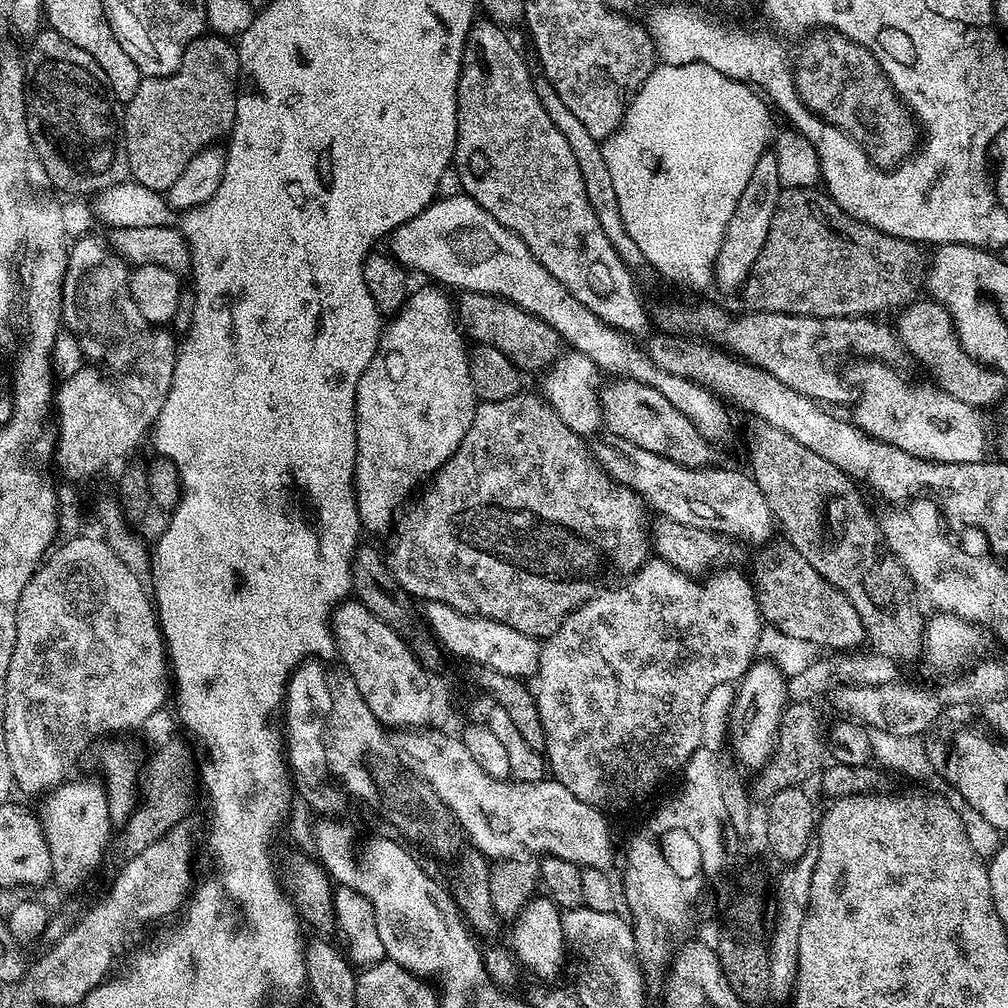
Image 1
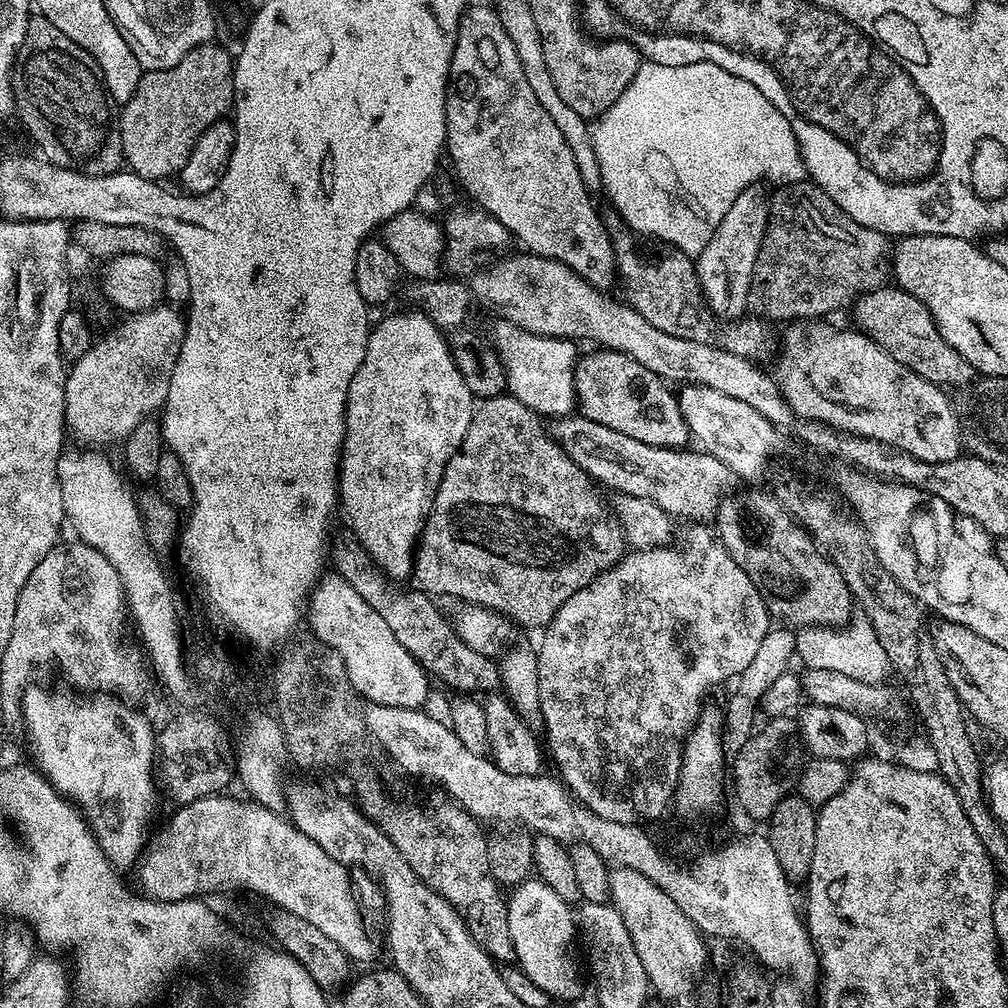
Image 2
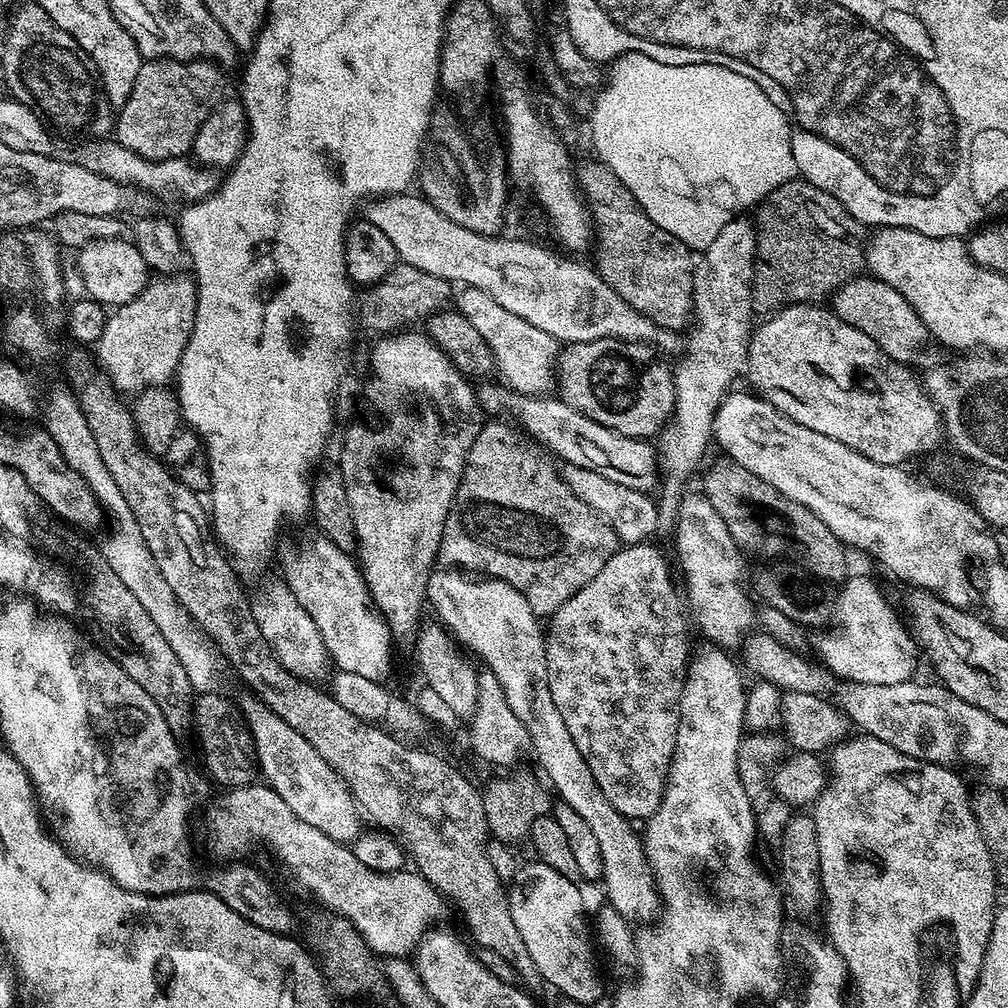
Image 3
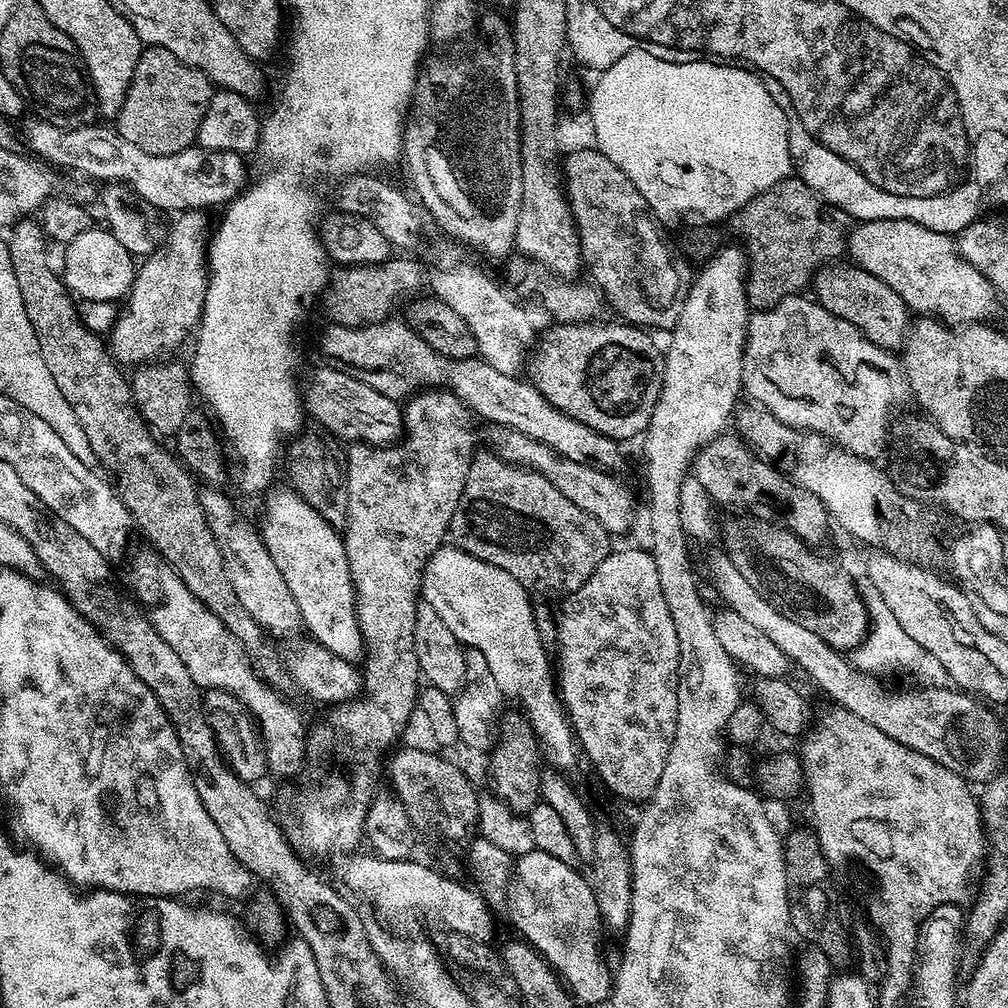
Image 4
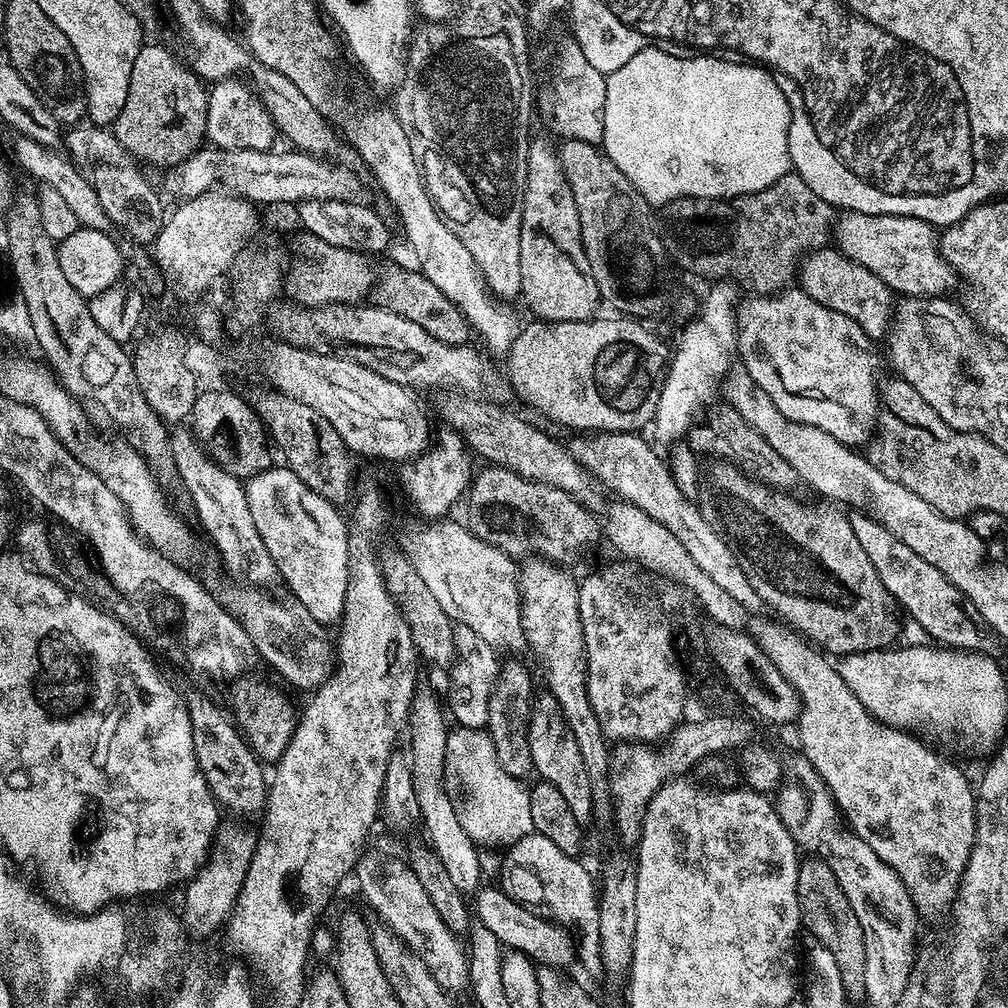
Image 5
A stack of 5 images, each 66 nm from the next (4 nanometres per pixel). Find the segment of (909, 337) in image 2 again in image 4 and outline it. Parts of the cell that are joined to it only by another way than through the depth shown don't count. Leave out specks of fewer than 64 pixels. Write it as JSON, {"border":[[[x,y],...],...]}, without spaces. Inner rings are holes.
{"border":[[[836,262],[825,266],[814,277],[814,299],[830,314],[850,322],[870,342],[879,348],[896,350],[903,345],[910,327],[910,309],[898,298],[882,278],[874,278],[866,270],[857,268],[848,262]]]}

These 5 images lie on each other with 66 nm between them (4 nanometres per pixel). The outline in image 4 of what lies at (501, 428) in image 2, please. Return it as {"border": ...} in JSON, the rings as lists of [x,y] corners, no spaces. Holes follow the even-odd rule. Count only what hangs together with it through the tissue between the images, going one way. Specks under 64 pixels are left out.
{"border":[[[491,450],[477,451],[472,457],[462,498],[454,510],[450,536],[456,539],[453,540],[455,547],[506,570],[506,574],[533,593],[577,592],[586,578],[598,570],[598,562],[606,559],[610,551],[610,533],[590,514],[586,514],[586,510],[578,510],[578,506],[574,506],[574,502],[570,502],[570,498],[552,486],[540,472],[511,464]]]}

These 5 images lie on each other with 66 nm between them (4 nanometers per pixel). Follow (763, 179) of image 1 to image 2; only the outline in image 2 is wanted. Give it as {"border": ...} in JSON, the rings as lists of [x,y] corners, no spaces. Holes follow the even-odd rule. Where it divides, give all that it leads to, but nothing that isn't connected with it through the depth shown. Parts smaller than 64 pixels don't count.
{"border":[[[760,182],[751,184],[742,190],[742,194],[738,194],[738,198],[734,198],[730,210],[726,210],[726,218],[718,222],[710,242],[694,260],[700,291],[712,307],[713,314],[724,322],[738,320],[748,312],[750,282],[768,225],[770,192],[763,187],[765,185]]]}

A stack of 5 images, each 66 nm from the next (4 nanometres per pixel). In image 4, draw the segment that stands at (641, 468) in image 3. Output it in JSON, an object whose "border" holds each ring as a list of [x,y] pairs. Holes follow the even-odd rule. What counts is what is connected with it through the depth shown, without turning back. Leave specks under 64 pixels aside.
{"border":[[[396,319],[363,324],[361,328],[329,323],[320,340],[320,348],[332,359],[329,361],[339,362],[345,369],[358,374],[384,396],[401,398],[429,386],[446,386],[447,391],[459,398],[481,421],[489,420],[489,425],[513,428],[530,438],[538,438],[540,442],[554,446],[560,454],[566,454],[566,458],[574,458],[574,462],[591,462],[598,468],[615,469],[620,460],[621,445],[586,426],[583,419],[575,420],[570,414],[558,410],[527,379],[502,374],[476,356],[465,360],[446,358],[435,352],[411,324]]]}

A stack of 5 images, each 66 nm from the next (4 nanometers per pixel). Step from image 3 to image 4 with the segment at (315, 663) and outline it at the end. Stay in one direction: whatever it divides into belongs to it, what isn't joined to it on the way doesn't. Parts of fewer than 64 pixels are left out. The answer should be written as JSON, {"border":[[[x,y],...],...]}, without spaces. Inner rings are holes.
{"border":[[[208,486],[201,491],[200,501],[206,514],[206,522],[222,550],[224,560],[228,563],[230,586],[234,586],[234,594],[238,594],[238,602],[246,606],[246,614],[257,620],[265,633],[301,631],[302,621],[298,602],[294,602],[294,594],[290,594],[290,586],[286,586],[286,578],[282,578],[278,566],[274,566],[274,558],[270,558],[270,550],[266,550],[264,539],[255,527],[247,528],[240,521],[232,500],[219,487]]]}

